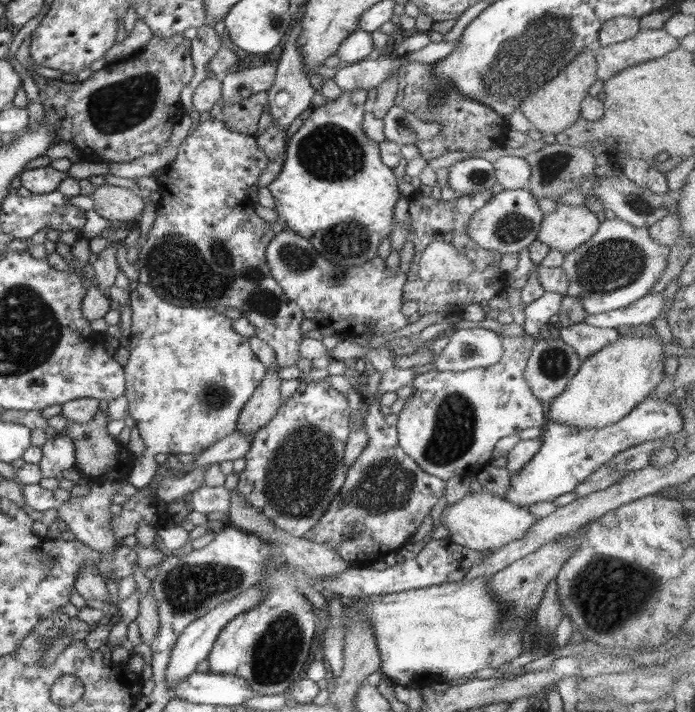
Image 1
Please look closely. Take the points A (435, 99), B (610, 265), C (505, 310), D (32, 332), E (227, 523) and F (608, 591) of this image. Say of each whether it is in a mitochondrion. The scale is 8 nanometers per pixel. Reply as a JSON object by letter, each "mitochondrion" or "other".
{"A":"mitochondrion","B":"mitochondrion","C":"other","D":"mitochondrion","E":"other","F":"mitochondrion"}

